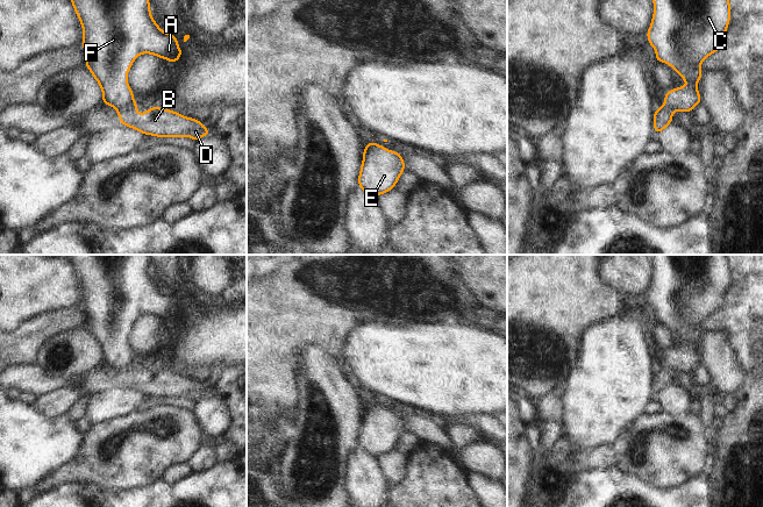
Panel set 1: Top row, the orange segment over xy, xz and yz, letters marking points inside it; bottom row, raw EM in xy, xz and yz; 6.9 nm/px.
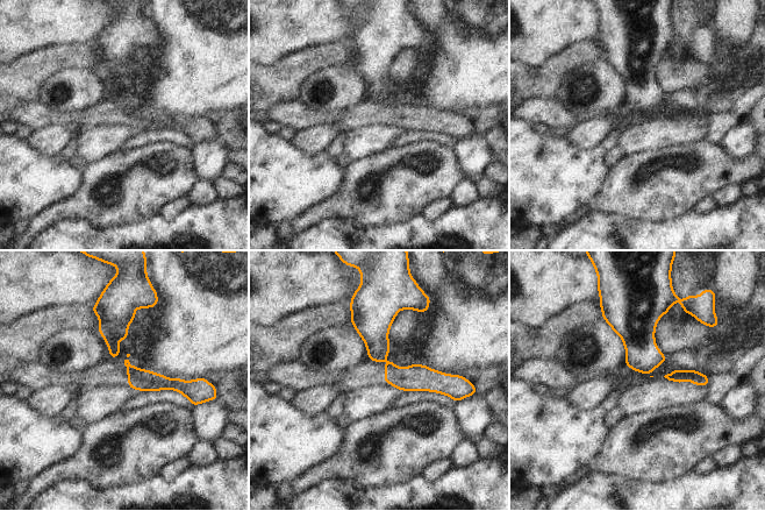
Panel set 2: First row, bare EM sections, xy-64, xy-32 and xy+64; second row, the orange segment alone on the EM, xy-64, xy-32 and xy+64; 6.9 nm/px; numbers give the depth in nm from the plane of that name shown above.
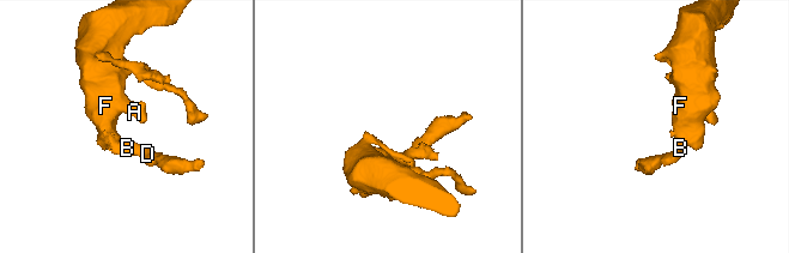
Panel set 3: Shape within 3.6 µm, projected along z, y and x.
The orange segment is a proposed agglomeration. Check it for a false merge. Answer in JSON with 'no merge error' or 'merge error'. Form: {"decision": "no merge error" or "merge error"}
{"decision": "merge error"}

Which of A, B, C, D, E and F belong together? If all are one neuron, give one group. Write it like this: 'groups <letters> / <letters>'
groups A C E F / B D

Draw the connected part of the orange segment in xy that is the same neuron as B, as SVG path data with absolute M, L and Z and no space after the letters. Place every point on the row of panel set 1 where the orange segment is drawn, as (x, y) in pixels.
M133 101L122 110L116 110L119 121L124 127L130 127L144 135L156 137L183 137L187 136L195 142L211 135L212 130L202 126L197 119L183 116L172 109L162 109L159 106L152 106L147 112L142 112L142 116L137 115L137 102Z

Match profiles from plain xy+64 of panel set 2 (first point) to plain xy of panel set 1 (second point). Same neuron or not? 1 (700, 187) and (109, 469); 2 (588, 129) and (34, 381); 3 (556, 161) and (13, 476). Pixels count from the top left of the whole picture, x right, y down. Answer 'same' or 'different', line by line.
1: same
2: different
3: same

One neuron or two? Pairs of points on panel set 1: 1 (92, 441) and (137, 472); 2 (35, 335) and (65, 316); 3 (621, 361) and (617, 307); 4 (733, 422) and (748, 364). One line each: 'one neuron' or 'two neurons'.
1: one neuron
2: one neuron
3: two neurons
4: two neurons

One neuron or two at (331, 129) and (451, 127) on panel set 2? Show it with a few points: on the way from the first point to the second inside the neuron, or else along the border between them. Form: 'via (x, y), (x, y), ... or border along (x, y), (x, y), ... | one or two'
border along (312, 126), (341, 126) | two

